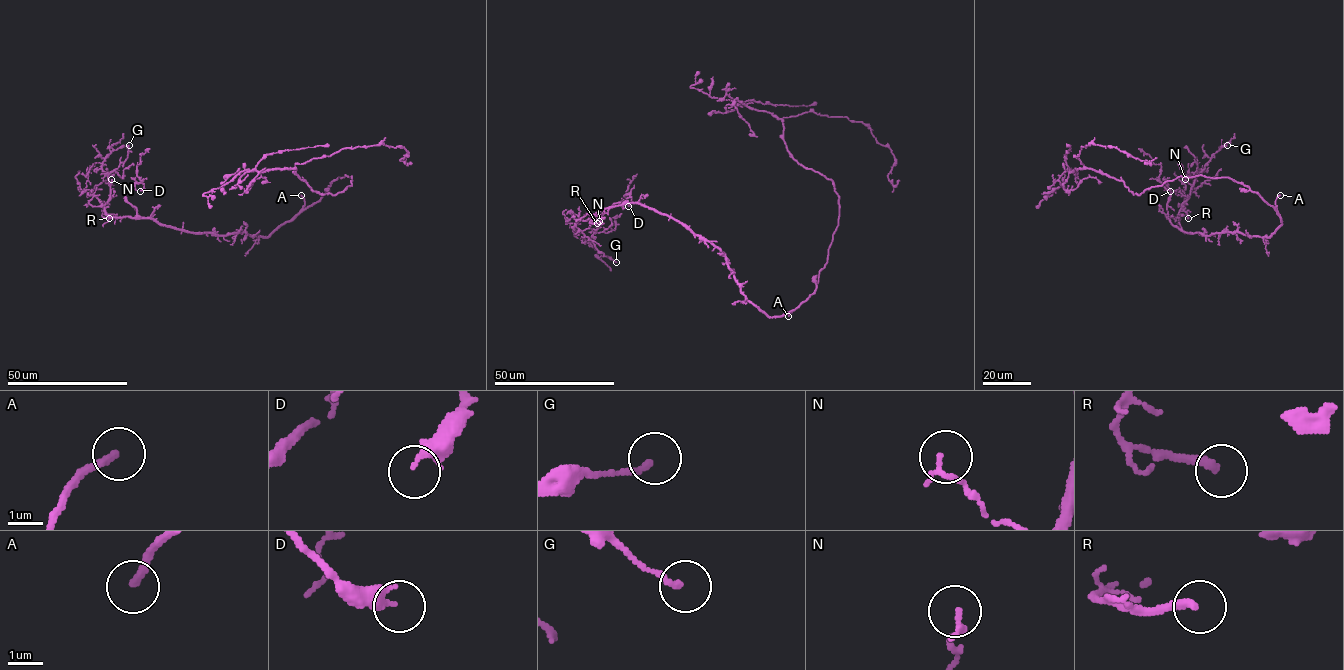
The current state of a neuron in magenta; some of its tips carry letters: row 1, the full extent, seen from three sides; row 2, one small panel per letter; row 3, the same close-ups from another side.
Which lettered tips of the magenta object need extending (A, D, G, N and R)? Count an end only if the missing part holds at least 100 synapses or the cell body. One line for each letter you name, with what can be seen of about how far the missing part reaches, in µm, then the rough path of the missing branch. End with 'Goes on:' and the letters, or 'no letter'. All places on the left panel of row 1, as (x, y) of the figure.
A: Missing length about 100 µm
Goes on: A

